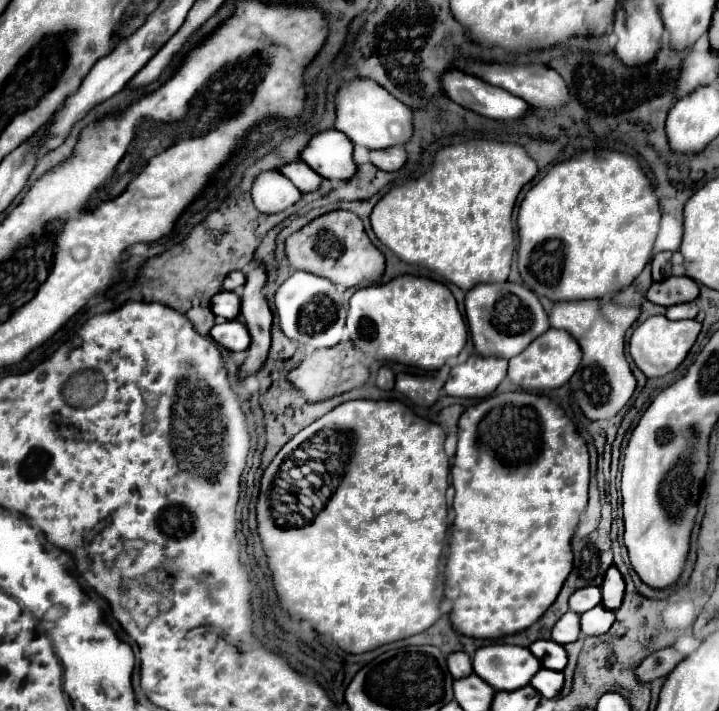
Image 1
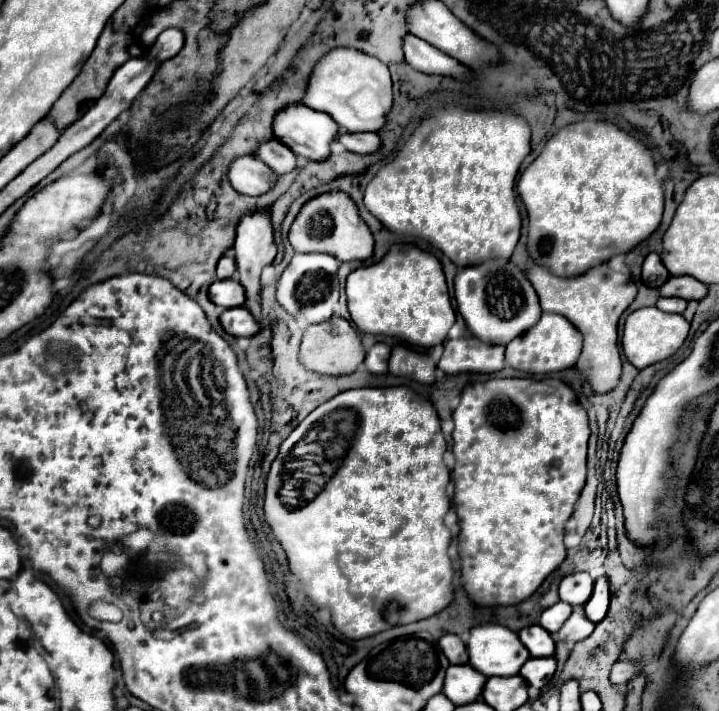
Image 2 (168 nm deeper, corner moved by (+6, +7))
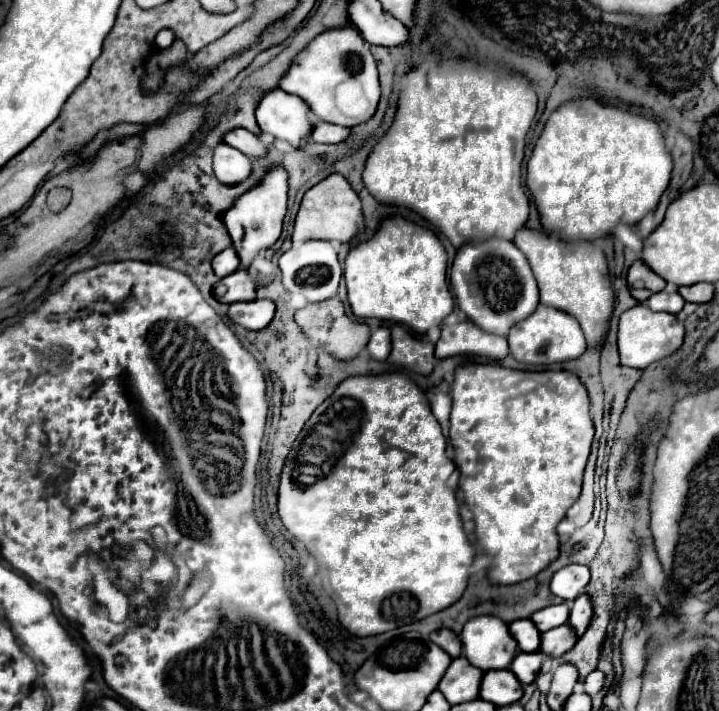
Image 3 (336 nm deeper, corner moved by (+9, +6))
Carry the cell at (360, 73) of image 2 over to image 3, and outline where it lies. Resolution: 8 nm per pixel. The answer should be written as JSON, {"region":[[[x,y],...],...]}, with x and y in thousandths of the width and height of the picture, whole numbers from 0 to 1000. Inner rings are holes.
{"region":[[[490,37],[459,39],[442,48],[406,82],[401,101],[389,110],[389,124],[420,138],[442,169],[481,180],[506,174],[523,158],[529,141],[526,98],[515,76],[515,62],[509,62]]]}

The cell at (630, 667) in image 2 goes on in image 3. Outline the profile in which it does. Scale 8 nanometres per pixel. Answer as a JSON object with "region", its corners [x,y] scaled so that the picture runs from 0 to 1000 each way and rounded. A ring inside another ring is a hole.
{"region":[[[834,942],[821,945],[821,948],[812,954],[812,959],[807,962],[809,973],[815,973],[815,976],[829,976],[837,965],[840,965],[840,948],[837,948]]]}

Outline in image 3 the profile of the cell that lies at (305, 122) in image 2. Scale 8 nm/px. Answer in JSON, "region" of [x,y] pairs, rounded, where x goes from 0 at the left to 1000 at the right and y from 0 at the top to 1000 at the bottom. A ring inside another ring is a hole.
{"region":[[[381,124],[362,138],[356,149],[356,169],[364,186],[401,197],[409,208],[417,205],[434,180],[426,143],[389,124]]]}

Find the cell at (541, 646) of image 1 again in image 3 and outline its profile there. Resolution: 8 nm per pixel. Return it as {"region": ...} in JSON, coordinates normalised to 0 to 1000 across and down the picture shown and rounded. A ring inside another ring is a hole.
{"region":[[[734,869],[712,875],[709,892],[715,895],[726,917],[745,917],[751,911],[751,889],[745,886],[745,880],[740,880],[740,872]]]}

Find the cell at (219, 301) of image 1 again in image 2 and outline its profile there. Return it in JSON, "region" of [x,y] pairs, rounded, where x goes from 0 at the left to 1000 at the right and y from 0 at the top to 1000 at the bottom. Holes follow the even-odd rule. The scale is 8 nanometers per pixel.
{"region":[[[299,395],[291,406],[291,421],[305,432],[335,432],[341,426],[341,406],[332,395]]]}

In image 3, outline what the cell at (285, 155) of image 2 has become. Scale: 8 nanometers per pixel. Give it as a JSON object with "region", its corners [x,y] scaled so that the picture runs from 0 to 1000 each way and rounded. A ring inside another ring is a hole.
{"region":[[[325,180],[325,183],[314,186],[312,200],[323,208],[331,208],[342,219],[367,219],[370,217],[370,205],[362,200],[362,194],[339,180]]]}

